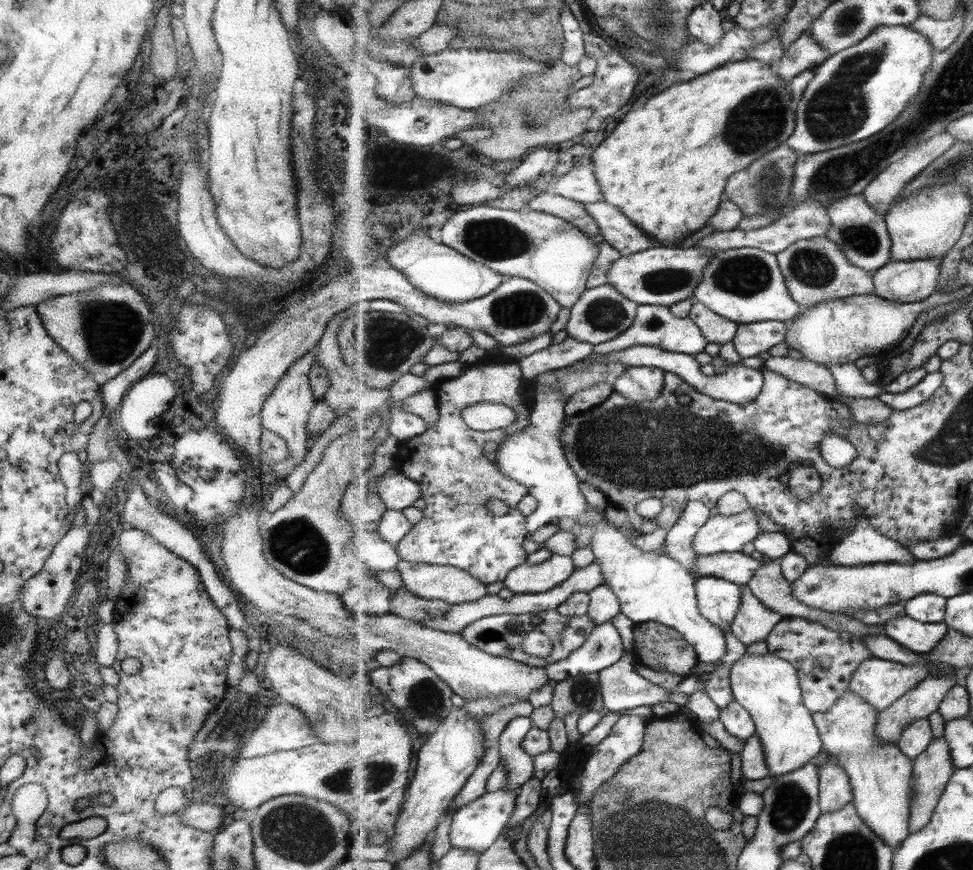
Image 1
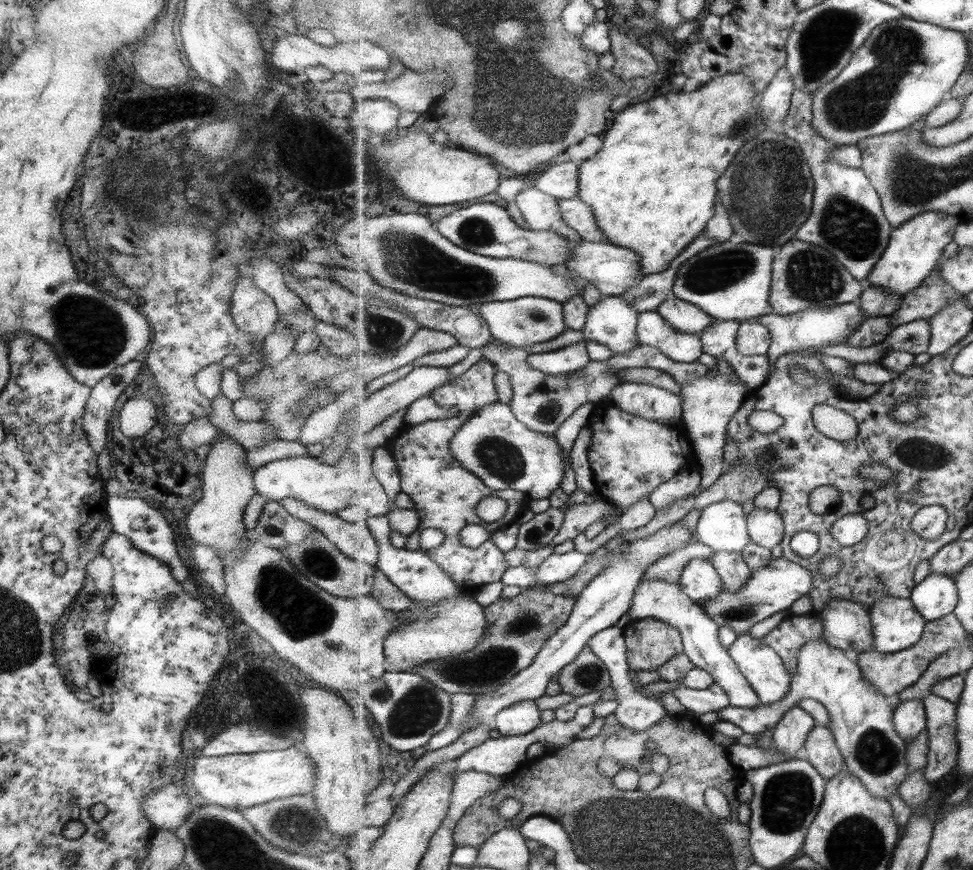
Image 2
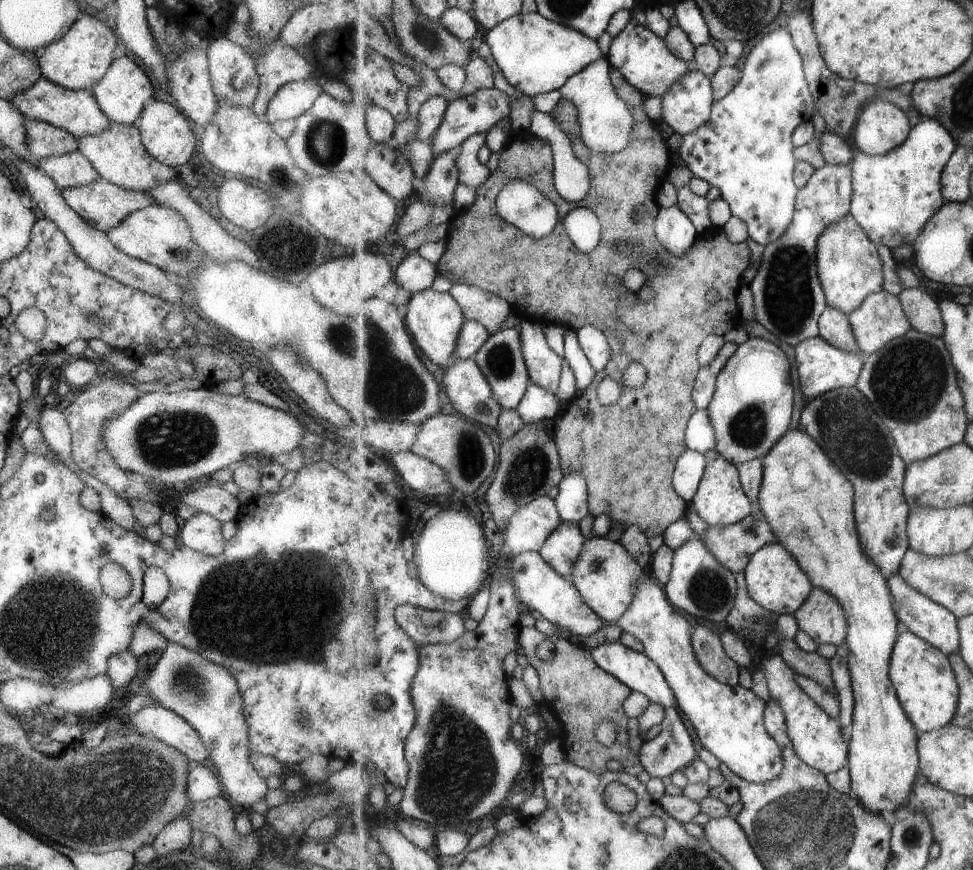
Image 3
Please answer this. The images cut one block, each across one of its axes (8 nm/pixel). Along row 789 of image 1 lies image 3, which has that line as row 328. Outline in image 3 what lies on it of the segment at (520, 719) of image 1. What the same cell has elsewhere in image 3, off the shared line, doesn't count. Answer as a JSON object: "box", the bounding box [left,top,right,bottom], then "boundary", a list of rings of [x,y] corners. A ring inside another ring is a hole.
{"box":[474,328,531,410],"boundary":[[[508,328],[493,333],[474,355],[481,366],[483,374],[487,376],[495,396],[504,410],[515,410],[522,402],[523,396],[531,384],[531,375],[527,368],[527,361],[523,356],[522,332],[518,328]]]}

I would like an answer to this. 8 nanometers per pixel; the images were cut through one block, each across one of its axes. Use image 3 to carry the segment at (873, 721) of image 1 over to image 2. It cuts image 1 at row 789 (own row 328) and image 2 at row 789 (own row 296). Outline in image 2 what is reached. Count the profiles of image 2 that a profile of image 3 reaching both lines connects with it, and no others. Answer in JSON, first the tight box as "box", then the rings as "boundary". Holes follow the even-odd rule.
{"box":[718,640,910,799],"boundary":[[[825,640],[808,642],[800,652],[799,664],[799,672],[793,675],[790,694],[786,698],[773,704],[761,704],[753,708],[736,706],[722,708],[718,711],[720,720],[732,722],[746,733],[759,734],[769,729],[775,729],[778,722],[787,712],[797,706],[802,698],[818,700],[828,708],[830,723],[826,727],[836,738],[836,743],[846,761],[846,767],[862,780],[862,783],[873,796],[880,796],[881,799],[891,799],[898,792],[899,787],[902,786],[903,781],[908,776],[908,770],[910,770],[910,762],[907,756],[909,744],[905,742],[902,736],[899,736],[894,723],[895,709],[891,708],[891,704],[887,702],[885,695],[871,688],[871,685],[862,675],[862,669],[855,661],[847,658],[840,648],[829,645]]]}

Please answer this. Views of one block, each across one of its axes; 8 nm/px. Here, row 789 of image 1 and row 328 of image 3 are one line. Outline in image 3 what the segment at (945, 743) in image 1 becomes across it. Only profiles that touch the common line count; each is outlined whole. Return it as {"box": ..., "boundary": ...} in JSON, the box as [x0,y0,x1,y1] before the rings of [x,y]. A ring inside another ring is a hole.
{"box":[899,288,945,337],"boundary":[[[919,288],[904,289],[899,295],[913,328],[934,337],[943,337],[945,321],[939,301]]]}

